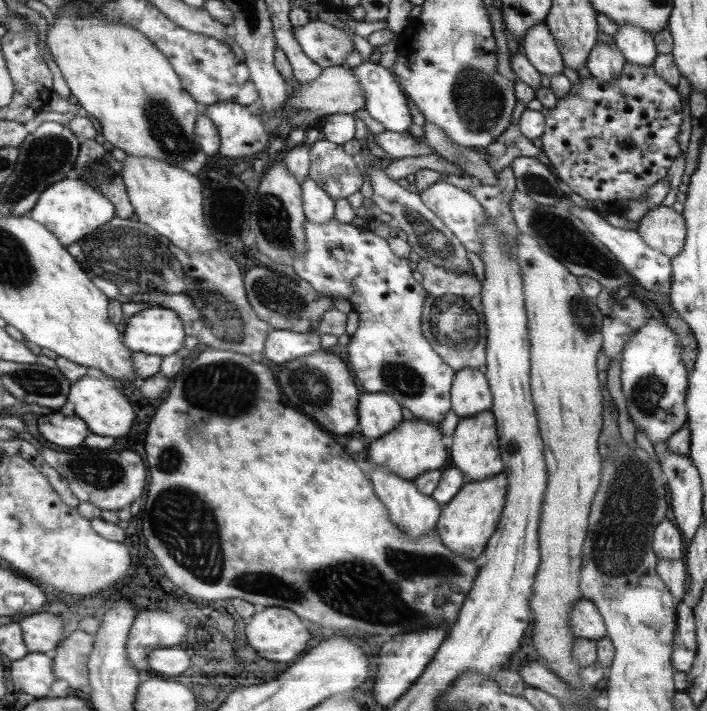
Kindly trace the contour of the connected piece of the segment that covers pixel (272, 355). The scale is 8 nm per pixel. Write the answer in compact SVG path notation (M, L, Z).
M272 329L269 338L266 338L265 350L268 360L286 364L320 350L320 336L316 336L316 331L301 334L300 331Z

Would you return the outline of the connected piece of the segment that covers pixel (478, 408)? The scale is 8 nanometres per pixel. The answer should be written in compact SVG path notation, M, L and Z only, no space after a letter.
M458 370L453 382L453 410L460 418L474 417L493 406L492 388L484 370Z

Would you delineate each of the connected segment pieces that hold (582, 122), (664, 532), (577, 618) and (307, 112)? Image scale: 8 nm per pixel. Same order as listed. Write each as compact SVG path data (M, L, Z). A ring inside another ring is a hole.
M626 64L618 81L604 83L592 76L573 84L566 98L558 98L556 108L546 115L544 134L541 134L542 152L556 170L557 178L566 183L572 192L587 201L590 208L607 216L620 213L629 200L640 201L650 186L657 185L669 174L674 160L680 154L676 134L682 124L680 94L662 79L651 67Z
M664 519L657 524L653 537L653 550L660 560L684 560L682 534L673 520Z
M585 599L574 603L574 610L570 615L570 630L577 635L577 639L597 641L607 636L604 618L598 607Z
M337 65L324 68L322 73L313 82L298 85L290 83L288 87L288 98L282 104L282 109L274 119L266 119L263 112L263 105L260 100L251 106L252 114L263 120L266 130L272 134L282 123L289 123L292 128L300 128L300 124L312 123L316 118L328 117L334 114L346 114L354 116L357 111L365 109L366 95L364 95L360 82L356 79L353 70L344 65Z

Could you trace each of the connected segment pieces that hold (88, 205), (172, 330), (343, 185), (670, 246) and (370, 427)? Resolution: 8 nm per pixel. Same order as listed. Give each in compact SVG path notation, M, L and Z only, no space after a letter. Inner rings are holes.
M66 178L46 188L28 216L53 231L58 241L66 247L82 240L82 237L88 236L90 231L112 221L117 216L117 210L114 209L114 203L110 198L102 195L91 184L80 178Z
M149 307L136 313L126 323L124 342L134 353L170 356L184 344L184 326L177 311Z
M322 139L309 146L309 150L309 176L332 200L360 191L364 178L354 156L346 154L343 145Z
M664 205L649 209L641 218L637 231L650 248L670 258L681 253L688 237L685 217L674 208Z
M362 394L360 406L358 406L358 417L360 417L360 427L362 427L359 434L366 436L366 442L369 442L390 433L390 430L394 430L402 423L402 408L393 395Z

